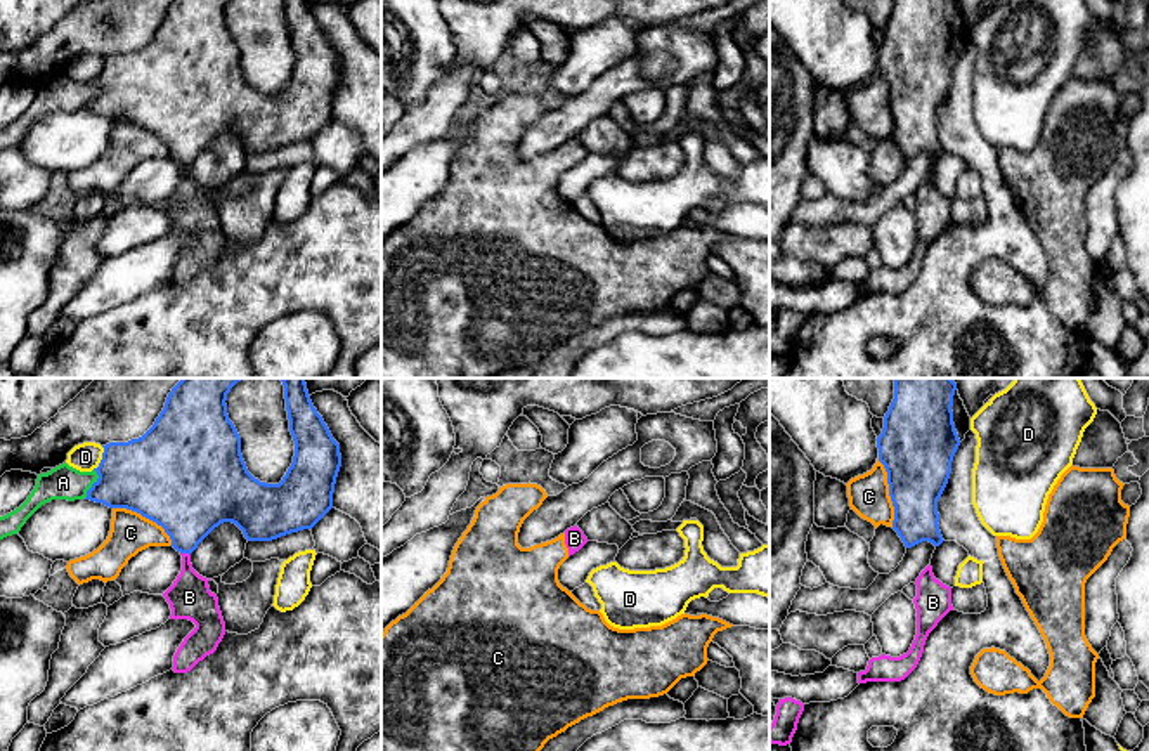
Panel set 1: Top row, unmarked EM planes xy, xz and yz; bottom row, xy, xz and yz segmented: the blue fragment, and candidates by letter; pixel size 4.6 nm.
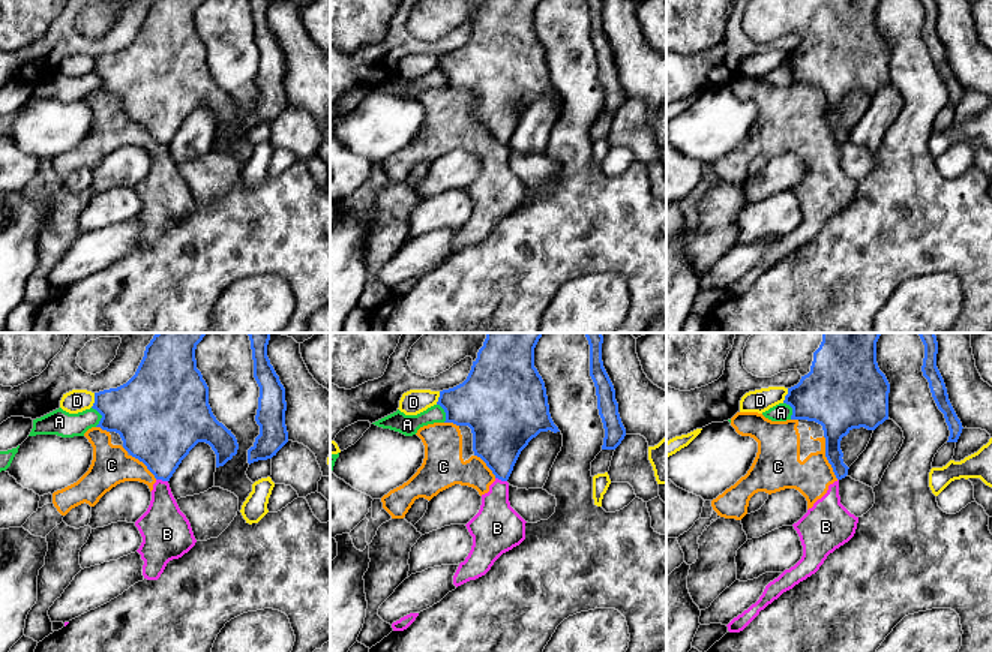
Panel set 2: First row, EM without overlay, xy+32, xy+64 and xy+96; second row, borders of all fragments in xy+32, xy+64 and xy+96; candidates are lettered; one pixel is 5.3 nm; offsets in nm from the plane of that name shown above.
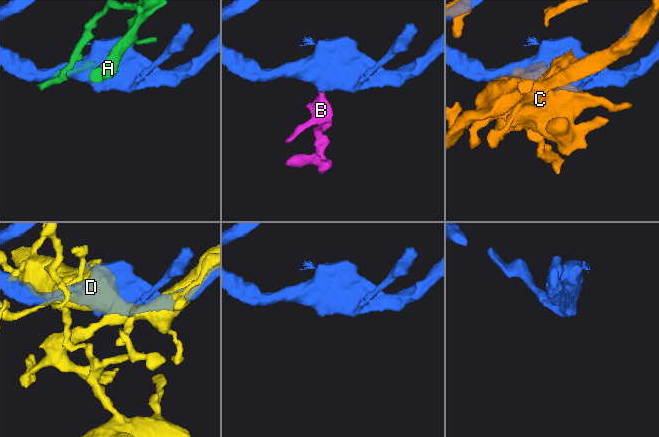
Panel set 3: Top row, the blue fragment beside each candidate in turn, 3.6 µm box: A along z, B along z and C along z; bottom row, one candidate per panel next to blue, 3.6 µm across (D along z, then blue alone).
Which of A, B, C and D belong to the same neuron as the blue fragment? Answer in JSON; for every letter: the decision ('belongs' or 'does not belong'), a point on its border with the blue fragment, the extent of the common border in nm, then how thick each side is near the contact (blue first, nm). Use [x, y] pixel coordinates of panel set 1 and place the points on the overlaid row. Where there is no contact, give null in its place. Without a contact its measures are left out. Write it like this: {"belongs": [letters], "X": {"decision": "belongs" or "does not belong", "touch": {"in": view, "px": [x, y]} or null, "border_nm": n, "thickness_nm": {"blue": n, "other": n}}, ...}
{"belongs": [], "A": {"decision": "does not belong", "touch": {"in": "xy", "px": [92, 484]}, "border_nm": 150, "thickness_nm": {"blue": 340, "other": 160}}, "B": {"decision": "does not belong", "touch": {"in": "xy", "px": [186, 552]}, "border_nm": 50, "thickness_nm": {"blue": 360, "other": 200}}, "C": {"decision": "does not belong", "touch": {"in": "yz", "px": [889, 493]}, "border_nm": 320, "thickness_nm": {"blue": 340, "other": 190}}, "D": {"decision": "does not belong", "touch": {"in": "xy", "px": [103, 458]}, "border_nm": 120, "thickness_nm": {"blue": 380, "other": 130}}}

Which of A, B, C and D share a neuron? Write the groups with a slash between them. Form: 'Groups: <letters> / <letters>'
Groups: A / B C / D

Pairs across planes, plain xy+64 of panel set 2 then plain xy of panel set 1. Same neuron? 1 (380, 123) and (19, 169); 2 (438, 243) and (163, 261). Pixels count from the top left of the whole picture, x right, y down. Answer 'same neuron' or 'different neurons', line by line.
1: different neurons
2: same neuron

